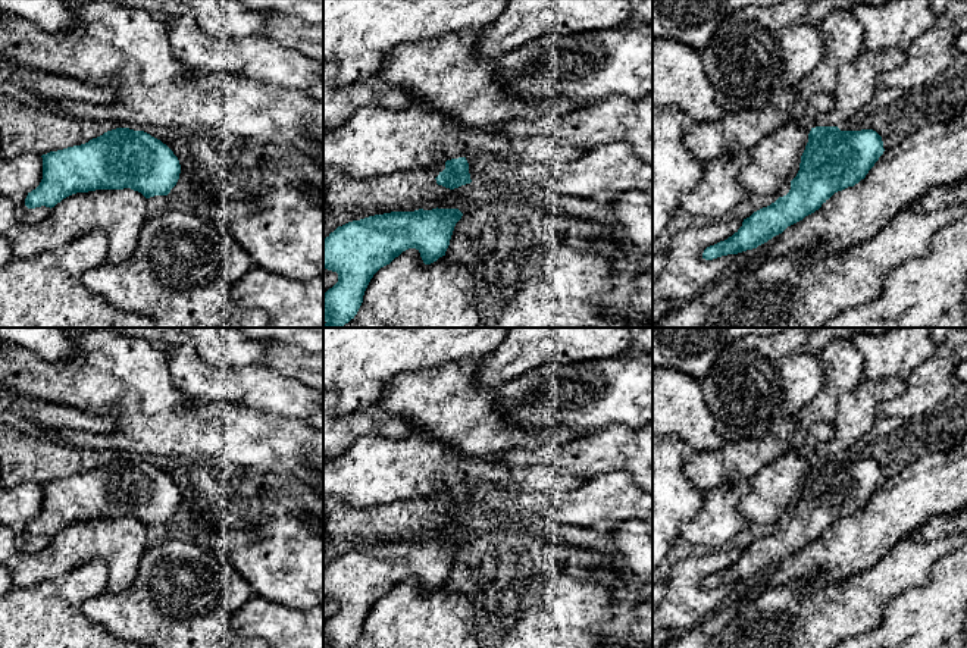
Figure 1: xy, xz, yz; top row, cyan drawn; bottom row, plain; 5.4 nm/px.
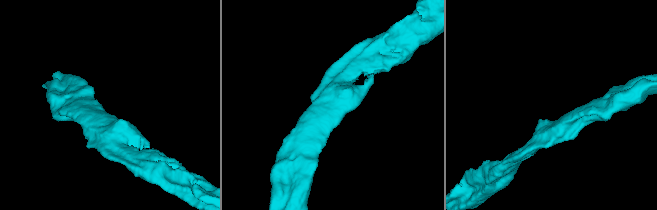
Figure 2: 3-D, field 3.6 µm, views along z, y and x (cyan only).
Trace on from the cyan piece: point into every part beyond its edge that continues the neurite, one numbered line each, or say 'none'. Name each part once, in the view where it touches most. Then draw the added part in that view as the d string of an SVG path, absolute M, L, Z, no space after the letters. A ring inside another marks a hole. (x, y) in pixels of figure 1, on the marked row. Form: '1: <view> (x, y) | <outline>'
none

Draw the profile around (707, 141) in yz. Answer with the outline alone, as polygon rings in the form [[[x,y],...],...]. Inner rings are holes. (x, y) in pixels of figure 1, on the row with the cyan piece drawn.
[[[783,88],[761,109],[725,113],[716,122],[689,122],[683,143],[701,165],[741,150],[751,151],[764,137],[792,119],[795,100],[795,91]]]

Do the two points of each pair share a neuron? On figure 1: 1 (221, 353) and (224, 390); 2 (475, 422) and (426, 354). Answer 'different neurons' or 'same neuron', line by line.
1: different neurons
2: different neurons

